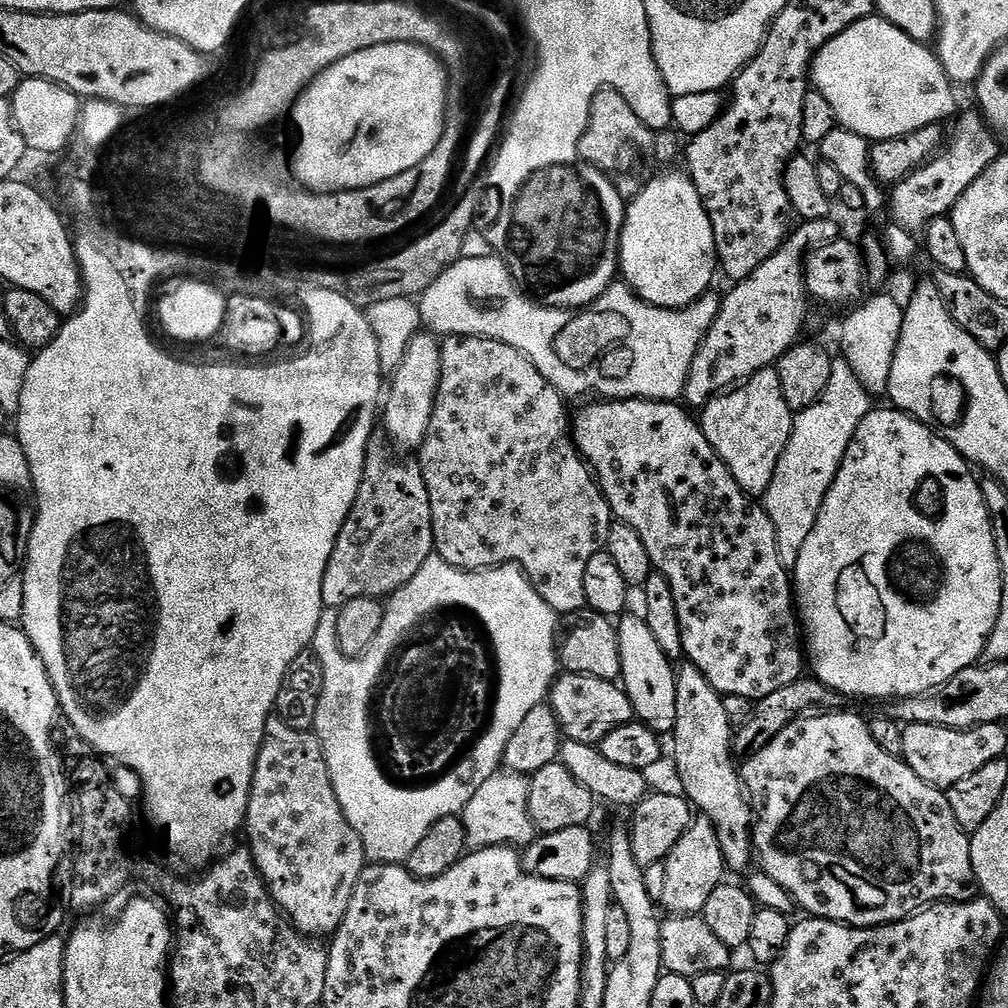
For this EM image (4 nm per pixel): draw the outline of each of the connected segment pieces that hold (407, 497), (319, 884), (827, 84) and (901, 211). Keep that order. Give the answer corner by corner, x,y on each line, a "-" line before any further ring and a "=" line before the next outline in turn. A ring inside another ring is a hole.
373,435
368,441
364,477
358,486
356,501
338,534
322,578
325,609
339,610
354,598
385,598
399,588
407,589
420,567
433,555
432,515
426,482
419,470
396,460
395,454
383,435
=
279,718
269,719
248,803
247,832
256,870
288,923
301,936
309,938
328,938
335,934
350,910
354,886
358,886
358,878
364,873
366,857
362,838
358,838
354,826
350,826
332,785
324,748
311,731
294,730
=
876,14
851,24
842,34
838,34
835,38
831,39
815,56
810,69
810,78
815,91
820,92
830,103
830,108
835,114
837,125
858,134
860,137
866,137
869,142
884,141
886,138
902,137
903,134
917,132
923,126
944,122
944,119
948,117
951,119
958,110
954,96
955,87
946,74
945,68
937,58
935,51
930,49
925,43
910,38
908,34
894,26
890,21
=
961,111
955,117
952,132
947,137
946,143
941,147
932,159
927,160
925,164
918,170
914,170
895,185
890,192
890,208
892,204
892,216
897,225
909,230
923,229
928,221
938,218
939,216
948,216
952,208
958,202
958,198
966,192
966,190
974,182
974,178
978,178
983,172
992,165
999,156
1002,155
1002,144
995,132
988,127
988,121
984,119
979,111
973,112

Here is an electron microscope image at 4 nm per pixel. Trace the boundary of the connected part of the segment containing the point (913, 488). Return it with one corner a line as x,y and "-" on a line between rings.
876,406
866,414
866,418
862,418
862,422
858,422
858,430
854,430
854,438
846,450
842,466
822,502
822,510
818,510
818,518
814,522
814,530
810,530
810,538
806,538
806,546
802,546
802,554
798,554
798,562
794,569
794,607
798,613
799,623
802,625
803,639
806,641
806,660
810,665
810,672
812,668
811,675
815,679
821,680
821,682
826,686
830,686
836,692
842,693
845,698
857,696
860,700
891,702
902,698
910,698
911,696
925,696
927,692
935,692
937,688
942,687
946,682
950,682
950,678
954,678
954,674
973,667
983,657
986,642
990,638
990,634
998,622
998,614
1002,610
1002,570
998,562
998,550
994,546
994,530
990,526
990,514
986,510
986,502
982,498
980,480
975,474
977,475
973,465
969,464
961,456
959,450
953,444
943,440
936,431
929,428
927,424
923,424
915,416
908,415
907,412
899,411
891,406
885,406
885,408

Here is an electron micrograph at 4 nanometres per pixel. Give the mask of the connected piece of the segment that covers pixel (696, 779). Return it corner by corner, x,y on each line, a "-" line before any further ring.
687,662
676,668
676,693
678,718
670,740
676,751
676,776
684,787
683,795
703,819
712,823
725,865
729,869
744,868
748,859
751,861
754,856
750,839
754,813
741,773
734,763
734,729
730,718
726,718
724,697
714,690
714,686
710,686
710,682
706,682
706,676
698,670
698,666

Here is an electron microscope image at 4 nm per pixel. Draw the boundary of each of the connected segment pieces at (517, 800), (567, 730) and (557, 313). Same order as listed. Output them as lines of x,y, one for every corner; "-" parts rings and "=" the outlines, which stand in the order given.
497,770
493,772
486,782
482,782
481,788
476,791
474,798
464,807
462,819
466,832
465,845
469,849
493,848
499,844
505,846
527,846
536,839
538,833
536,827
532,825
532,819
528,813
528,781
529,777
522,772
509,772
507,770
=
577,672
557,675
550,693
552,713
560,723
560,731
574,742
599,745
618,726
633,723
632,703
619,683
593,676
583,676
=
473,230
466,234
466,238
462,242
463,258
458,259
451,264
450,267
442,275
432,283
424,295
419,297
420,316
424,319
424,324
429,333
439,334
441,337
446,336
474,336
486,337
491,340
501,340
510,346
514,346
522,354
526,354
526,358
530,358
530,362
534,362
534,366
538,366
538,370
542,374
542,378
546,378
546,382
550,382
565,397
571,396
588,396
584,398
603,398
606,400
670,400
679,401
684,394
684,387
688,381
690,374
690,366
694,362
694,358
698,354
700,345
703,344
706,334
710,330
710,326
714,326
714,322
720,313
721,297
719,295
706,294
700,300
696,300
688,308
659,308
653,304
645,304
627,284
623,282
614,282
606,289
593,304
588,304
582,310
573,310
571,308
547,308
538,303
533,297
527,295
523,288
516,283
512,276
512,270
495,254
487,254
488,256
480,256
486,252
486,241
483,231

